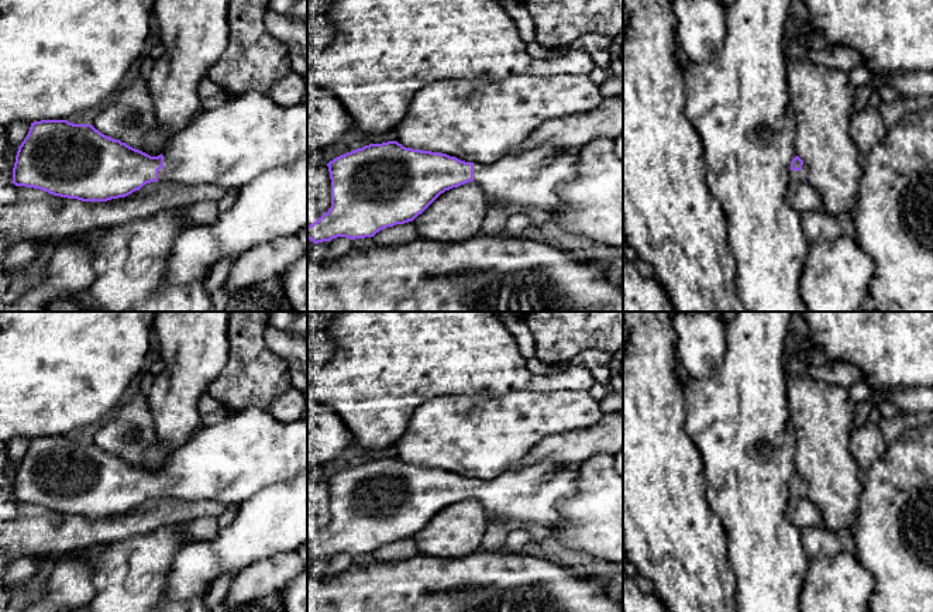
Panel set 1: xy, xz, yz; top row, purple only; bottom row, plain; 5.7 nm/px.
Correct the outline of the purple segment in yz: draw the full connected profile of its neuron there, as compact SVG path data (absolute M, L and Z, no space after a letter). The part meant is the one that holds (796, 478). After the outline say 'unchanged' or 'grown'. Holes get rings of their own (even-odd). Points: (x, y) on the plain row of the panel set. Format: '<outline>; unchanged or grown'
M798 471L791 478L791 495L796 498L808 498L809 495L809 481Z; grown

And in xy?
M248 408L213 426L200 426L158 472L107 453L92 440L73 440L68 436L34 437L18 463L13 499L82 518L125 513L147 499L163 496L240 505L262 488L290 479L304 470L307 420L282 423L269 409Z; grown

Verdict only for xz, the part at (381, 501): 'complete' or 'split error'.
split error

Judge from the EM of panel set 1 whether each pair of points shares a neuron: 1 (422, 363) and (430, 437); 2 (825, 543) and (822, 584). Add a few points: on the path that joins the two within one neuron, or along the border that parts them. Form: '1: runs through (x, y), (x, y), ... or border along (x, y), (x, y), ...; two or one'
1: border along (458, 394), (436, 394), (424, 399), (406, 427); two
2: border along (842, 550), (835, 556), (809, 560); two

